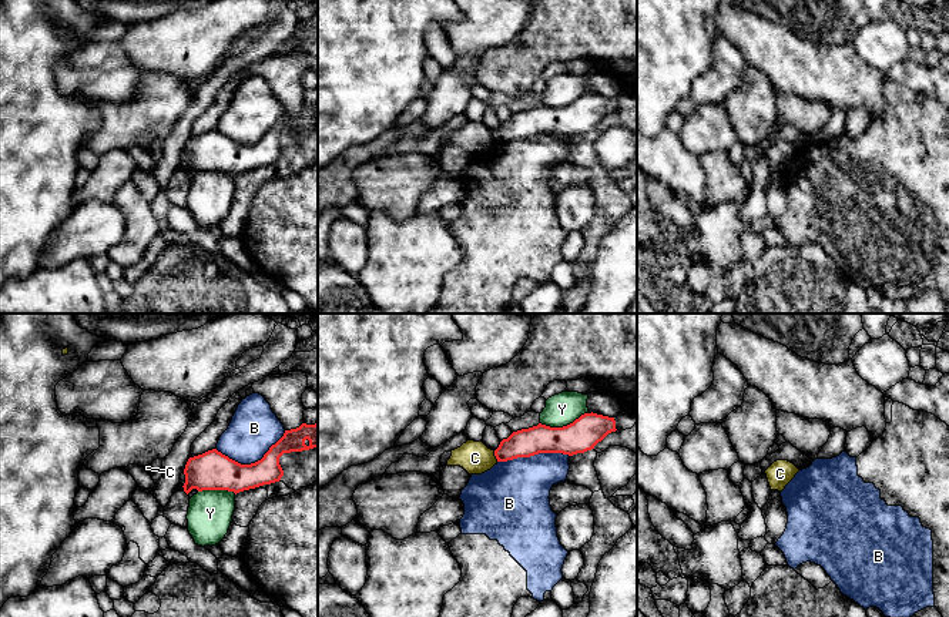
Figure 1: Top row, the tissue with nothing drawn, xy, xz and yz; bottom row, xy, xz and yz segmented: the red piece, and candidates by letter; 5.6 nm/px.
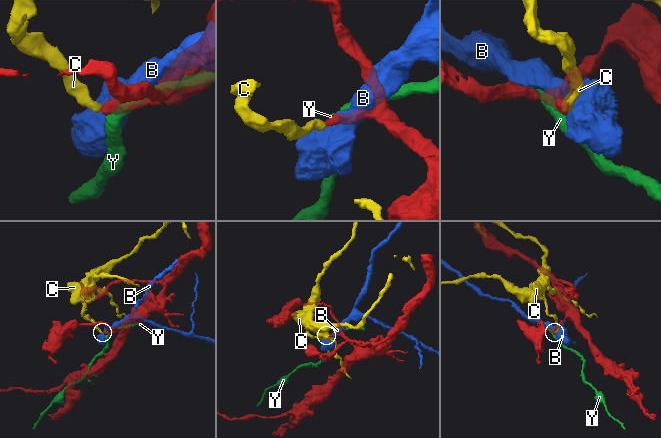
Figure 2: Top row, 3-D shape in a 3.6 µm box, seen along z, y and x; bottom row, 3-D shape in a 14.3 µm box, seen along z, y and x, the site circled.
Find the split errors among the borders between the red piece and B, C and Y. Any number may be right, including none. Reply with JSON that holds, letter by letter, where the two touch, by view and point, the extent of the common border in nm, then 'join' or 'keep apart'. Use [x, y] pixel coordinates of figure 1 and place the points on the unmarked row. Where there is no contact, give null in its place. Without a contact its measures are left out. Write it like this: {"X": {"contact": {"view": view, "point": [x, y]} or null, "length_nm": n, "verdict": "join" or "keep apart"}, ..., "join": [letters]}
{"B": {"contact": {"view": "xy", "point": [251, 144]}, "length_nm": 420, "verdict": "keep apart"}, "C": {"contact": {"view": "xz", "point": [495, 136]}, "length_nm": 70, "verdict": "keep apart"}, "Y": {"contact": {"view": "xz", "point": [563, 107]}, "length_nm": 280, "verdict": "keep apart"}, "join": []}

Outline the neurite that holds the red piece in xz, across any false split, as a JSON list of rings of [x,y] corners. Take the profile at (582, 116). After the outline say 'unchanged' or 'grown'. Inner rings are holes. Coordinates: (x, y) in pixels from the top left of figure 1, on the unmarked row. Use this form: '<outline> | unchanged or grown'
[[[584,94],[563,108],[537,107],[513,113],[494,131],[497,142],[530,138],[539,134],[577,135],[594,130],[608,114],[616,113],[614,98]]] | unchanged

